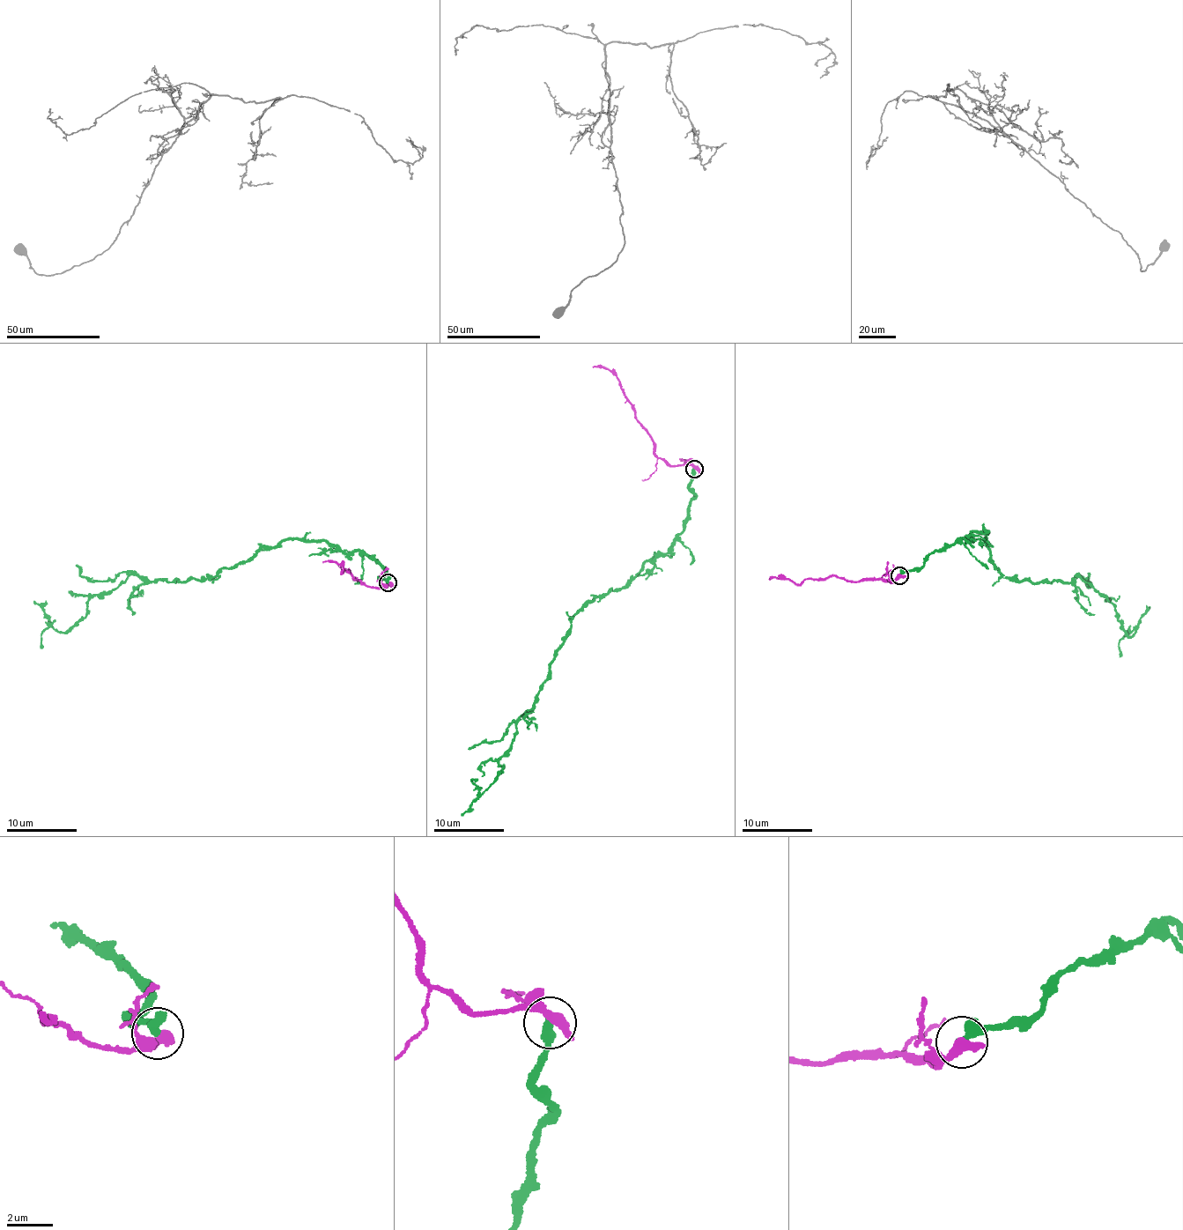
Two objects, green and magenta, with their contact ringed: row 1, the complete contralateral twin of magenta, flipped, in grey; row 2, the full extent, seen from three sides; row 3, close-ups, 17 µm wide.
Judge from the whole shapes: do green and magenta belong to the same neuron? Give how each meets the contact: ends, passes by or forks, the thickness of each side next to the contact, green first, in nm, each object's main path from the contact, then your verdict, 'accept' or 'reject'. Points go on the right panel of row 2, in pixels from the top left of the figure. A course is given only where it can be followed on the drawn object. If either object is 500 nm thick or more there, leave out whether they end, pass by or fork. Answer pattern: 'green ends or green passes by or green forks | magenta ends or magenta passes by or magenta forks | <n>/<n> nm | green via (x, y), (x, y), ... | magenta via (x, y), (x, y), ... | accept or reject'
440/550 nm | green via (898, 575), (972, 531), (987, 531), (992, 561), (1005, 577), (1082, 577), (1108, 597), (1128, 636), (1149, 605) | magenta via (898, 575), (889, 583), (876, 580), (846, 581), (831, 575), (802, 580), (798, 583), (775, 577), (769, 581) | reject

